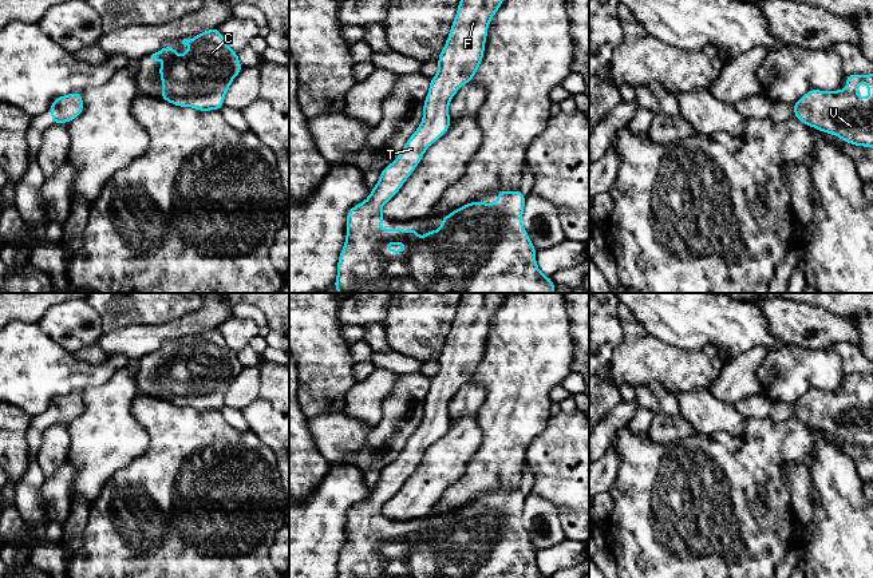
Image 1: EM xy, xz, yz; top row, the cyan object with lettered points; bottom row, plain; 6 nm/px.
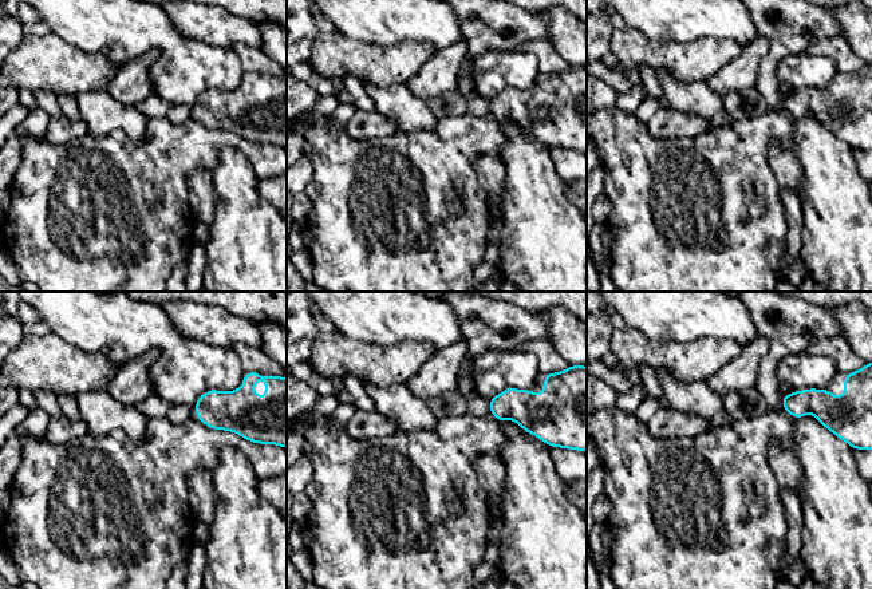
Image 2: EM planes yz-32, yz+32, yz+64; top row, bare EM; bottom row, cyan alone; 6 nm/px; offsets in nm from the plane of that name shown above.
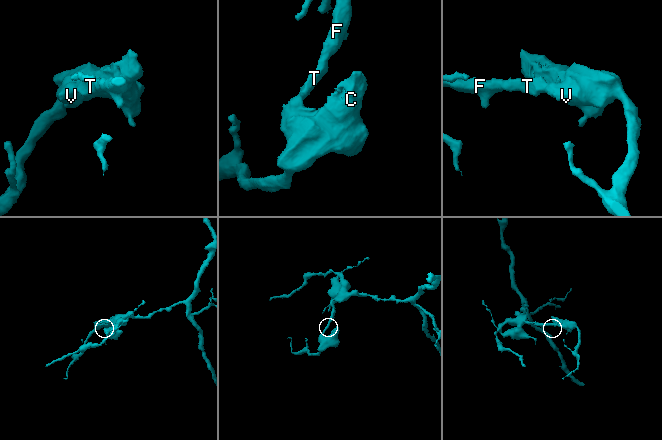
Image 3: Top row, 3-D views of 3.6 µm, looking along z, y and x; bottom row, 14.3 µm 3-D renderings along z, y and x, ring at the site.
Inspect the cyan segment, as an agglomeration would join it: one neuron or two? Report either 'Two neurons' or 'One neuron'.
One neuron

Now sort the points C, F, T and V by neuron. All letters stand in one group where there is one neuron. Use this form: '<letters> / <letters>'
C F T V

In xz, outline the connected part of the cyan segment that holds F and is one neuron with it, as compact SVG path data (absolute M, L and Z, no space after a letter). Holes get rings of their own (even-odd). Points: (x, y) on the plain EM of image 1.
M462 293L457 314L453 320L446 344L438 357L438 373L430 379L430 389L423 403L423 419L416 431L407 438L406 446L399 456L380 471L380 478L371 490L370 496L362 503L353 506L347 512L345 527L347 537L337 561L336 578L550 578L544 575L536 562L536 547L533 546L526 530L522 526L522 514L526 496L521 490L499 490L497 503L474 502L453 510L450 515L441 518L439 530L428 530L420 541L416 528L378 528L386 518L382 515L382 507L403 486L407 478L419 464L426 450L446 434L450 428L449 403L457 391L471 381L485 353L489 322L503 304L506 293ZM384 543L407 543L407 550L383 550Z

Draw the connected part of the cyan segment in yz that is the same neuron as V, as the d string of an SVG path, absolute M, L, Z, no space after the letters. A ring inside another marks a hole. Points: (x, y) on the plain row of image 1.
M873 373L845 376L845 391L807 391L794 403L794 416L813 429L833 434L853 446L873 448ZM862 381L868 383L866 401L857 393Z

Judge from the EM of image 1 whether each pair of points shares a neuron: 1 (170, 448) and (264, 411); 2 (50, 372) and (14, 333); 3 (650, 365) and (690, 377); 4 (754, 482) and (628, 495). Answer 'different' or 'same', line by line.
1: different
2: same
3: same
4: same

